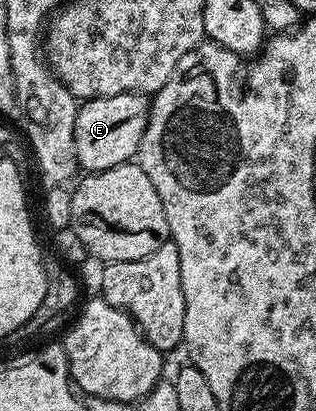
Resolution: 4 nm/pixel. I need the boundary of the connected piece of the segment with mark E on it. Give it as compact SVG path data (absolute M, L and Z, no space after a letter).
M135 91L117 93L117 97L101 97L80 102L73 129L76 164L84 172L90 173L132 162L139 154L150 108L148 96L138 95Z

